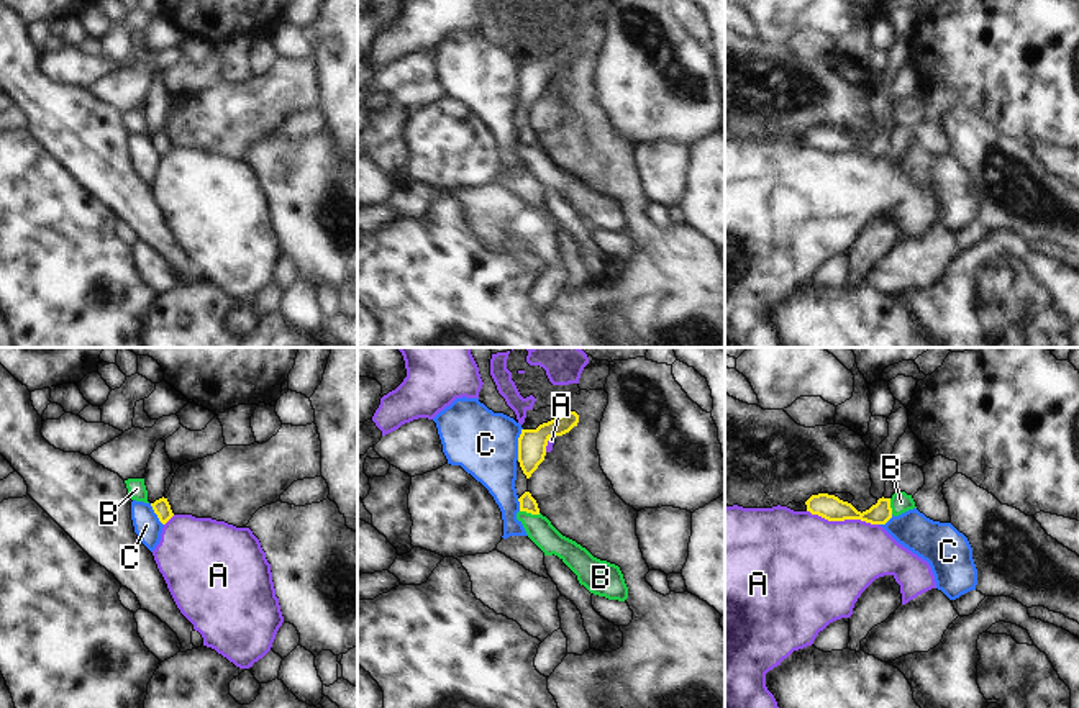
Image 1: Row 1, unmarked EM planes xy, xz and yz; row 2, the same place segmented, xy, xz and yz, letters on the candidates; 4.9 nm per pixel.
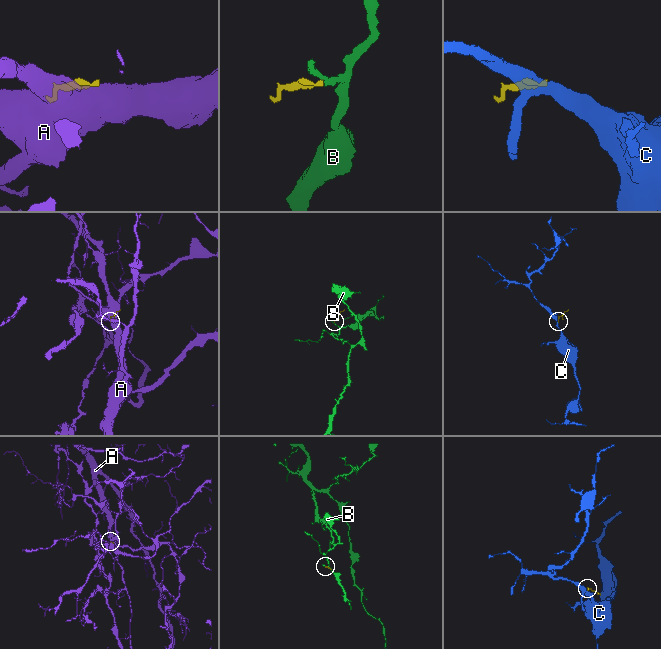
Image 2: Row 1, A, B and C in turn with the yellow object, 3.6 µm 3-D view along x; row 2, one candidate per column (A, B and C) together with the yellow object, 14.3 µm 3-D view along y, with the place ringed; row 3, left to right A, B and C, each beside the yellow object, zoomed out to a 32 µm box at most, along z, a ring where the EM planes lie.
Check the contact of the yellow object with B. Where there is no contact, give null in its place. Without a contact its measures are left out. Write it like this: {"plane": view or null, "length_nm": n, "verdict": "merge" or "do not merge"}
{"plane": "xz", "length_nm": 110, "verdict": "do not merge"}

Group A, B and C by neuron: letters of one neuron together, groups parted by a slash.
A / B / C

